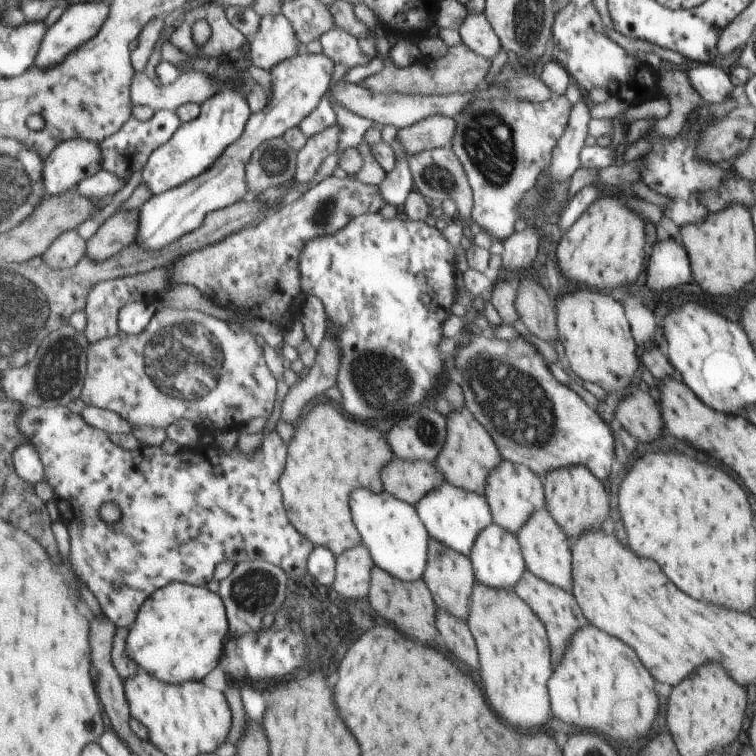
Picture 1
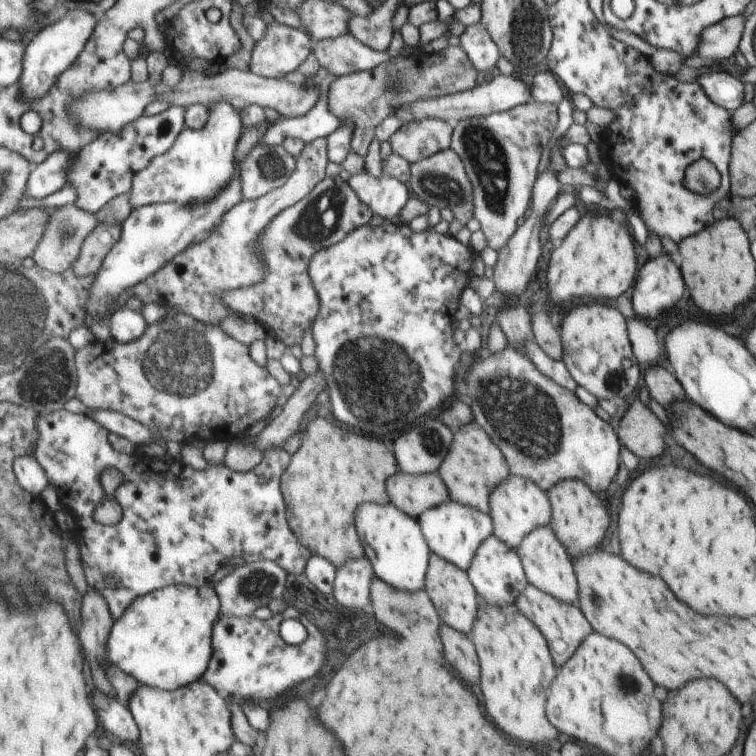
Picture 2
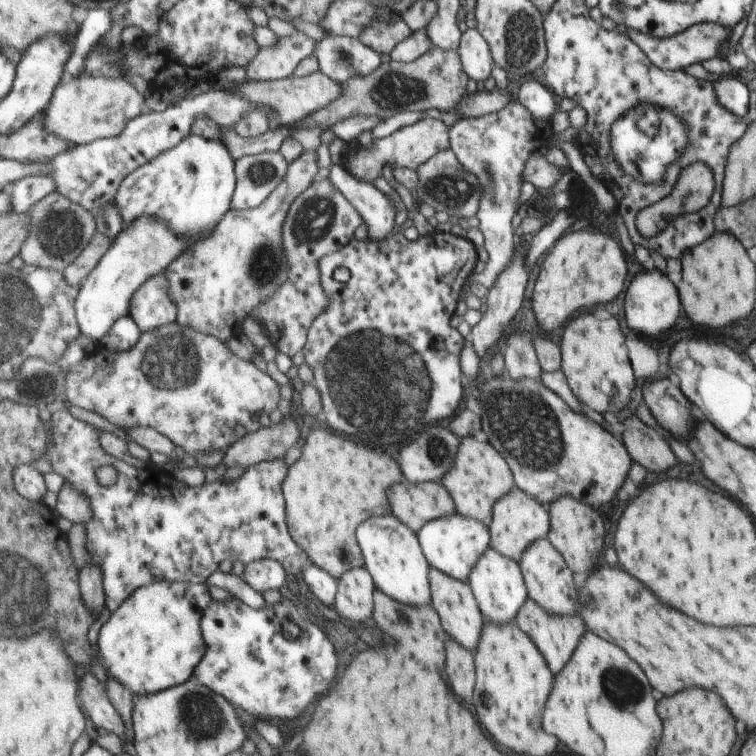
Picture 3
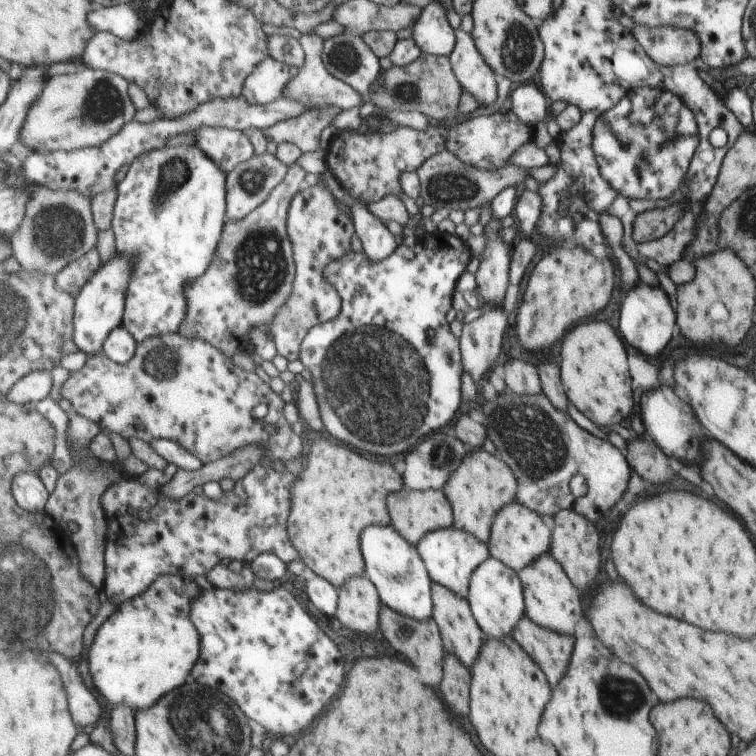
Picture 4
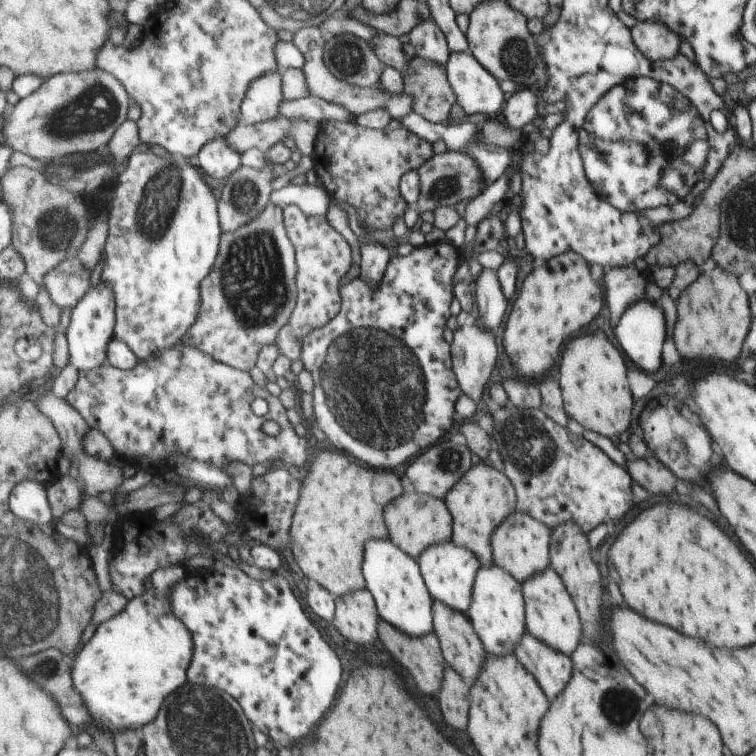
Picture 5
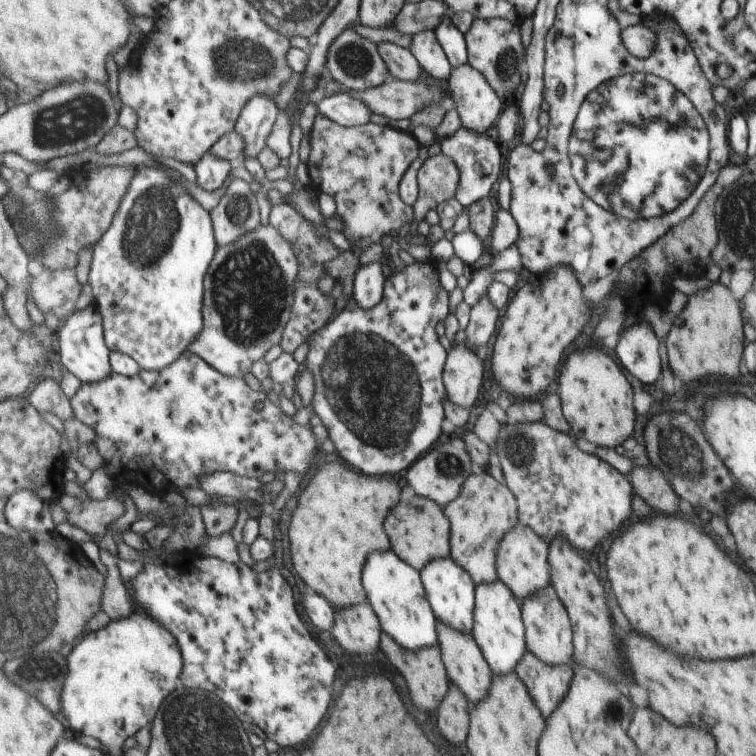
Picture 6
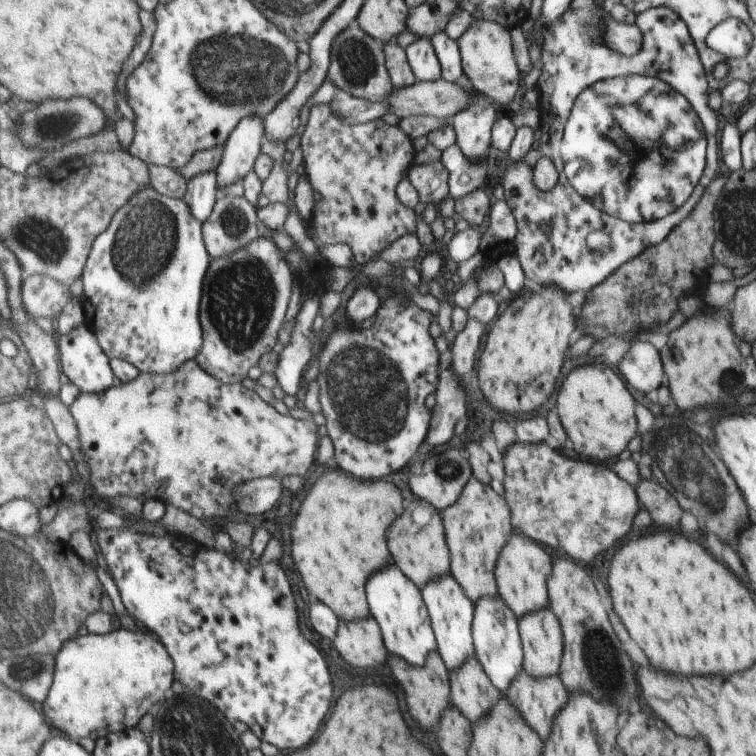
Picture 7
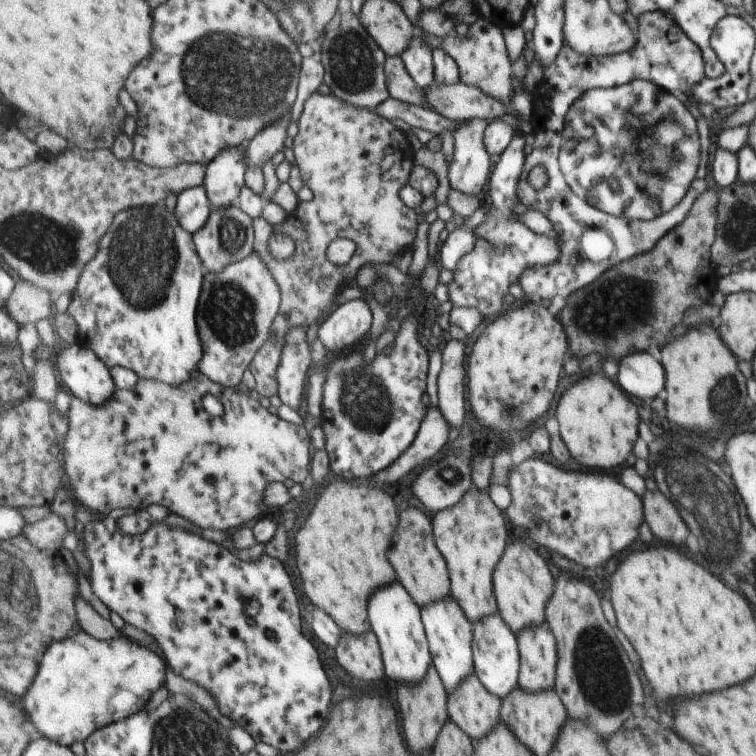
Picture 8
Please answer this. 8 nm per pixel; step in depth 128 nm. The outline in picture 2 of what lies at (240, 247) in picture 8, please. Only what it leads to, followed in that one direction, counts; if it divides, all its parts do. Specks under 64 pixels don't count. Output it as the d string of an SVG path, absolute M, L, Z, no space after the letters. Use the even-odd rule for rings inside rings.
M283 145L256 146L240 162L243 201L253 201L284 186L296 170L296 158Z

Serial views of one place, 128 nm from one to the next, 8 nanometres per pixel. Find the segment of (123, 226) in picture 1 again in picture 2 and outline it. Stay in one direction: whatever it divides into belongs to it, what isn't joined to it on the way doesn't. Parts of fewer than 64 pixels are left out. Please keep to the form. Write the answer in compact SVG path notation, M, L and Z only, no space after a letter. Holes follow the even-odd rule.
M99 223L93 233L84 241L82 252L73 264L77 277L94 277L102 269L105 258L122 236L121 225Z

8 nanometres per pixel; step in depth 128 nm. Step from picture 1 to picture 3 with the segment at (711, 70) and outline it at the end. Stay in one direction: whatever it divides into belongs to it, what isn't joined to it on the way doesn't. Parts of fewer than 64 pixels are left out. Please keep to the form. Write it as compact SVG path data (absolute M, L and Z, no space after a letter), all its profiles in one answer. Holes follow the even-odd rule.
M731 74L720 76L713 81L713 94L716 94L717 102L725 107L725 110L736 114L739 118L745 119L748 108L747 87L741 83L737 76Z

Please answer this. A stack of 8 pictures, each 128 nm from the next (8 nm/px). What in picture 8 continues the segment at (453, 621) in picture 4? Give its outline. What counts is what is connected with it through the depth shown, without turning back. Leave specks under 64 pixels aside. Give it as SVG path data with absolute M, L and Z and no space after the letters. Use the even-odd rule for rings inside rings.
M474 673L448 697L449 721L471 742L485 737L500 720L500 700L489 694Z

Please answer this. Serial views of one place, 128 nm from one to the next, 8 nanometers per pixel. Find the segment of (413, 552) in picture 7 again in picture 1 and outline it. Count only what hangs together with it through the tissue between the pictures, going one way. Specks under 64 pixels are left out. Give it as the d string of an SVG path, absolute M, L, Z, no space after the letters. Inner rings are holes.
M389 460L380 470L384 492L411 506L421 501L425 494L444 482L443 475L427 460Z

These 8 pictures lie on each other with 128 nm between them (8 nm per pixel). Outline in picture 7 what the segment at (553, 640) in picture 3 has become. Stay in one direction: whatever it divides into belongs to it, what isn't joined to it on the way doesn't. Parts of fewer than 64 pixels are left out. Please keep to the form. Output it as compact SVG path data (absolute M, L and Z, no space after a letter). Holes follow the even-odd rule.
M522 669L504 694L525 724L543 741L551 730L553 716L565 706L568 698L559 674L531 678Z

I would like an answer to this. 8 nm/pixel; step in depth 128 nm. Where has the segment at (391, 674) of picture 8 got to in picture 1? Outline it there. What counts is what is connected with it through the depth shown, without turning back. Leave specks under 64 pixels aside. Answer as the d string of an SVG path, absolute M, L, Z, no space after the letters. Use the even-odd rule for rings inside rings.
M363 488L357 490L357 494L349 496L348 506L351 508L352 522L357 530L361 530L360 542L368 548L375 568L381 568L401 582L423 578L429 534L414 506L388 492L371 494Z

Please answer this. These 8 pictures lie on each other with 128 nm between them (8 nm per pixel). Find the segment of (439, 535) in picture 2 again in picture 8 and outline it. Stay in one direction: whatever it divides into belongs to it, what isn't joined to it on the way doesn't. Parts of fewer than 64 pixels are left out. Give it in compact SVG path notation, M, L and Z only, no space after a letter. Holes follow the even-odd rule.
M450 596L421 608L420 622L423 628L423 636L426 639L429 658L431 658L429 667L435 667L444 690L451 694L465 678L469 678L475 672L475 668L471 664L473 646L471 643L471 626L467 624L464 612L460 610L460 607Z

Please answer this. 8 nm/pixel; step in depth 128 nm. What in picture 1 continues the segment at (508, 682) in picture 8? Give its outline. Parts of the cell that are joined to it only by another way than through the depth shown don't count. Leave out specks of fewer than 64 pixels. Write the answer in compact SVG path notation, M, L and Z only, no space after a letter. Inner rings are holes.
M491 522L483 530L477 532L468 558L471 560L476 582L487 588L513 589L515 582L521 578L523 570L526 569L515 534L511 534L509 530L503 530L495 522Z

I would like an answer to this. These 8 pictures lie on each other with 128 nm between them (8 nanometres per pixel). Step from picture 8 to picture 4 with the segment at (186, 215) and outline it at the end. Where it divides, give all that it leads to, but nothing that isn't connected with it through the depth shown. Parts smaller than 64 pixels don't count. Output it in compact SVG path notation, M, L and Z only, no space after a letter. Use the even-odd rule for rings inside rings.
M204 126L194 134L199 148L227 175L242 162L255 156L250 136L240 130Z

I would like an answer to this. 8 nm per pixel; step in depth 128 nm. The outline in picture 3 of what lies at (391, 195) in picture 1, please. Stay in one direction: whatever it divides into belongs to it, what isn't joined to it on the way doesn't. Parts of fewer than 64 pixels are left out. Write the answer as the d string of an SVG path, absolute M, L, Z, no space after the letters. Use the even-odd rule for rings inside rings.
M331 165L328 178L365 220L366 238L373 242L385 240L387 234L395 229L394 218L397 214L385 194L365 180L353 178L342 165Z

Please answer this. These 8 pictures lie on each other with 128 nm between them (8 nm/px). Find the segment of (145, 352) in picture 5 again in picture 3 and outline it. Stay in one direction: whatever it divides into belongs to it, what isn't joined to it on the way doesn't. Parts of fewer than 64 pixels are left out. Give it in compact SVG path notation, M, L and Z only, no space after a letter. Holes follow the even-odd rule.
M193 133L184 138L175 148L160 154L155 160L129 174L121 184L115 200L127 225L133 224L141 216L153 216L157 220L163 220L165 226L171 232L175 232L175 236L183 238L187 249L193 249L197 246L197 242L215 232L219 222L231 209L233 196L237 190L236 164L237 160L219 138L209 140ZM165 273L149 278L133 296L130 314L142 332L157 329L178 320L177 304L169 296Z

